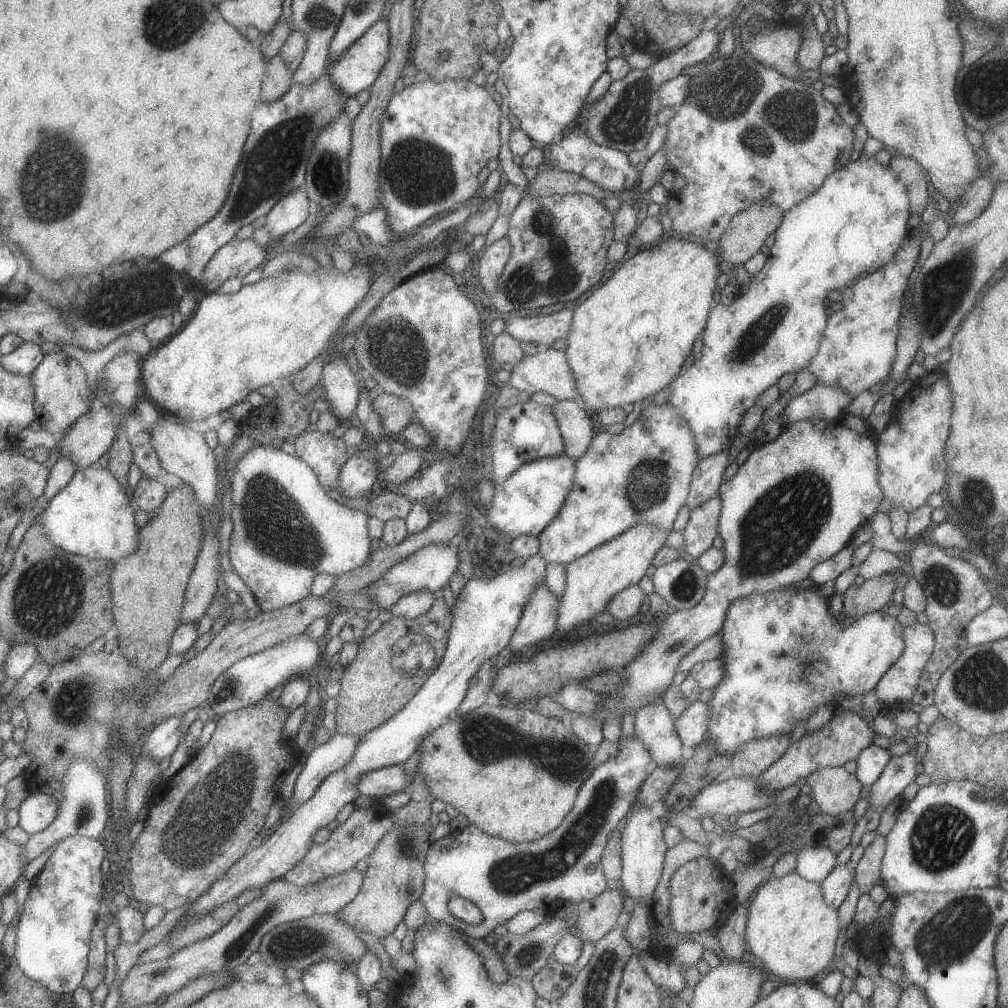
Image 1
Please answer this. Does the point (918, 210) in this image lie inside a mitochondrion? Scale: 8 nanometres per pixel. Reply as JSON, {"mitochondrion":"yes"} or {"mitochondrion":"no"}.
{"mitochondrion":"no"}

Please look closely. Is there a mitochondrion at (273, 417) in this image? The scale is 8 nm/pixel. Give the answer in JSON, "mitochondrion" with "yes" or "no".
{"mitochondrion":"no"}

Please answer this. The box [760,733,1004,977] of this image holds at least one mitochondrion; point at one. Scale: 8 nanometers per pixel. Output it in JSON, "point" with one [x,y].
{"point":[950,934]}

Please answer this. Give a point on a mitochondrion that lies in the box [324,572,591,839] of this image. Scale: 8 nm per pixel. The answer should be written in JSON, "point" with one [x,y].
{"point":[485,740]}

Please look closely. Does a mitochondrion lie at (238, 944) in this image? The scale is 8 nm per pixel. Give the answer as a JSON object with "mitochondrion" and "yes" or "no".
{"mitochondrion":"yes"}

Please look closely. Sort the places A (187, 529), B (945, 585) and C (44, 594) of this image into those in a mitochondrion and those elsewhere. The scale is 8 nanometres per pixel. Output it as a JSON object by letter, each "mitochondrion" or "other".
{"A":"other","B":"mitochondrion","C":"mitochondrion"}

